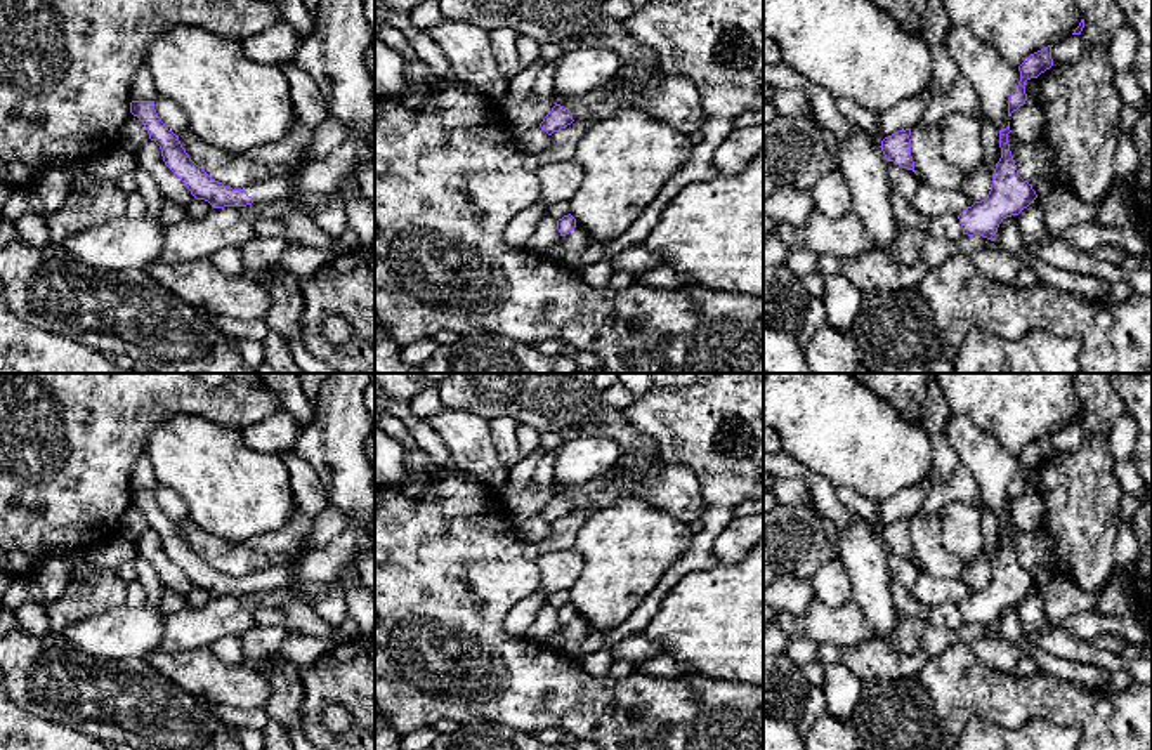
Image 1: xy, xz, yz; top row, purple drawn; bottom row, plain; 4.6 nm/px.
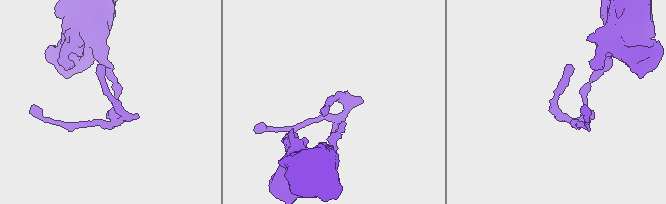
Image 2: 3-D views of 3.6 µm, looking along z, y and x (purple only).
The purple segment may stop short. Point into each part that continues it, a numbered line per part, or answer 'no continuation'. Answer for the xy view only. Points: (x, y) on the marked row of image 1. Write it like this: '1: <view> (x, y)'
1: xy (273, 190)

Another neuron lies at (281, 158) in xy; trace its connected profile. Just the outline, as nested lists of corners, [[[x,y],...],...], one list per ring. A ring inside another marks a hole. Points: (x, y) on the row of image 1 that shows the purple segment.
[[[297,120],[283,139],[245,153],[226,153],[205,144],[193,132],[180,134],[179,141],[189,158],[212,179],[232,189],[246,189],[272,177],[295,174],[311,148],[312,134],[314,130]]]

